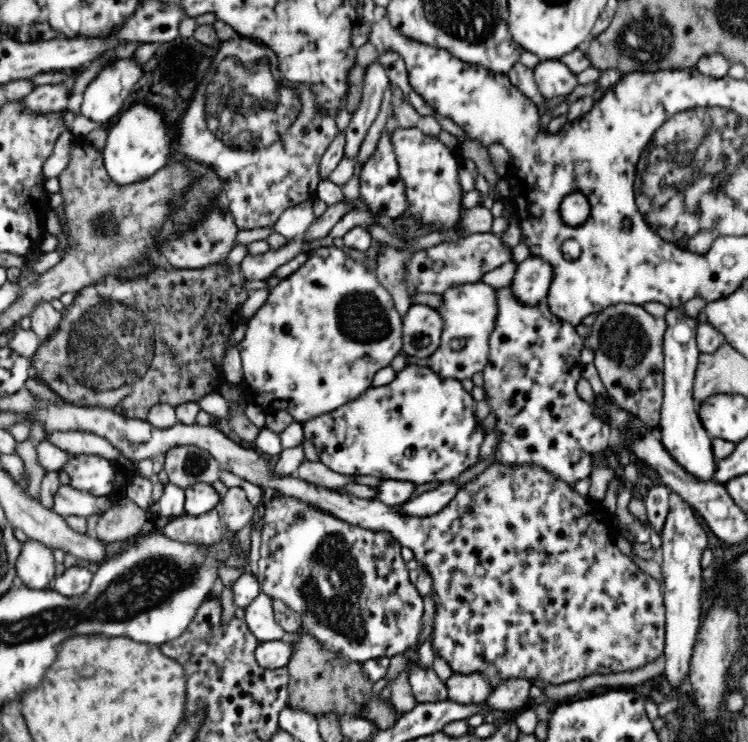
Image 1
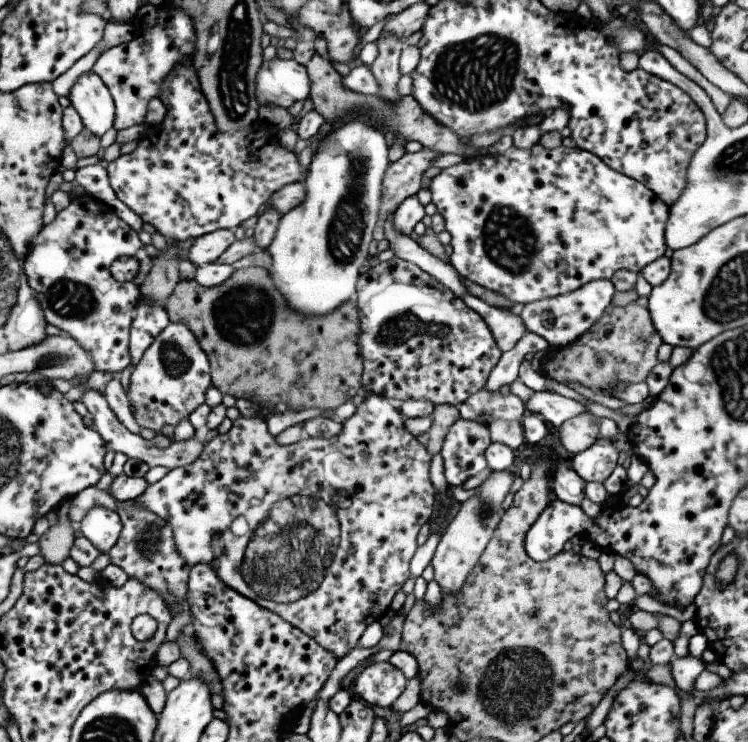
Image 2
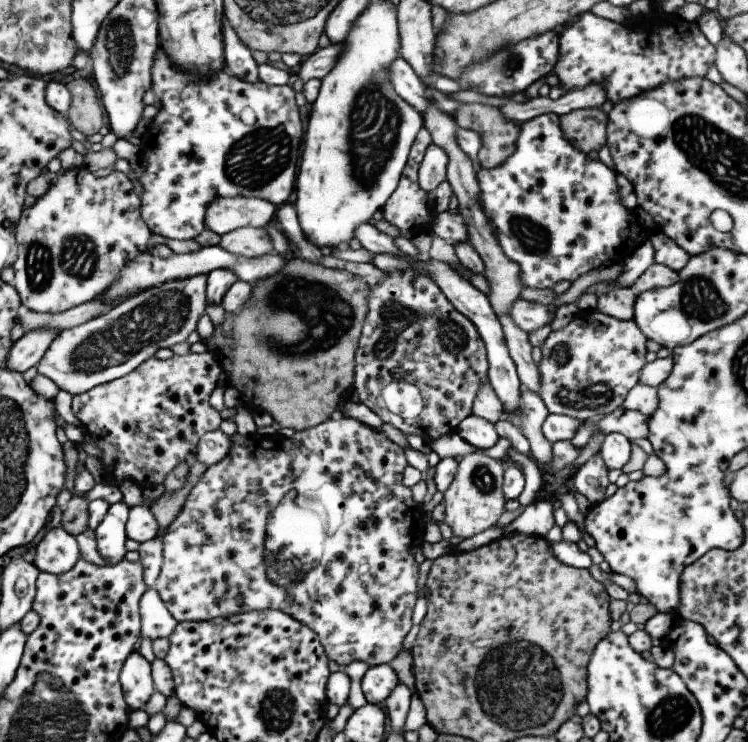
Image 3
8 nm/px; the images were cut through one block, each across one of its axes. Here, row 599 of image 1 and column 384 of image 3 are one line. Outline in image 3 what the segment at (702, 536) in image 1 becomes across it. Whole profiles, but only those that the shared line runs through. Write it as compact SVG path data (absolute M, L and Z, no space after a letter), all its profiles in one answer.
M388 663L370 666L360 680L360 689L367 703L381 704L398 684Z

